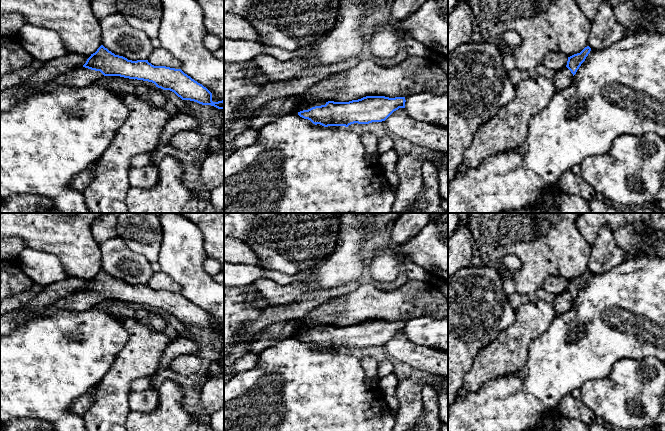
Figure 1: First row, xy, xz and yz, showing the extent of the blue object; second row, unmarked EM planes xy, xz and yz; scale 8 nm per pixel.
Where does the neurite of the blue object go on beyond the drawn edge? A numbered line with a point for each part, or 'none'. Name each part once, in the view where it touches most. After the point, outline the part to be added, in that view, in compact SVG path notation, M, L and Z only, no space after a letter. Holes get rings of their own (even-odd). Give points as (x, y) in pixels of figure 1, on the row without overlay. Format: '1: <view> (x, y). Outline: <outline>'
1: xz (306, 329). Outline: M318 325L318 326L304 326L302 328L298 328L294 333L293 333L293 336L292 337L296 337L298 338L300 335L303 335L303 334L308 334L312 331L315 331L315 330L321 330L321 329L325 329L326 326L325 325Z

